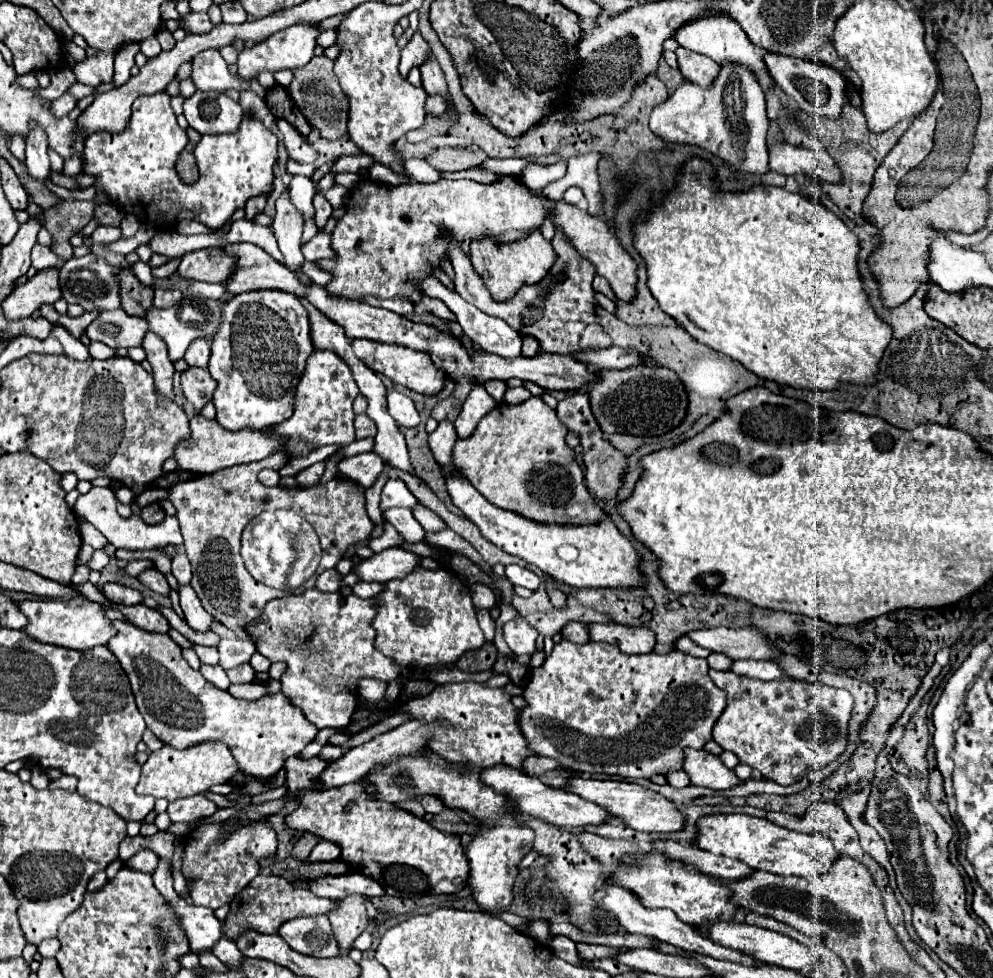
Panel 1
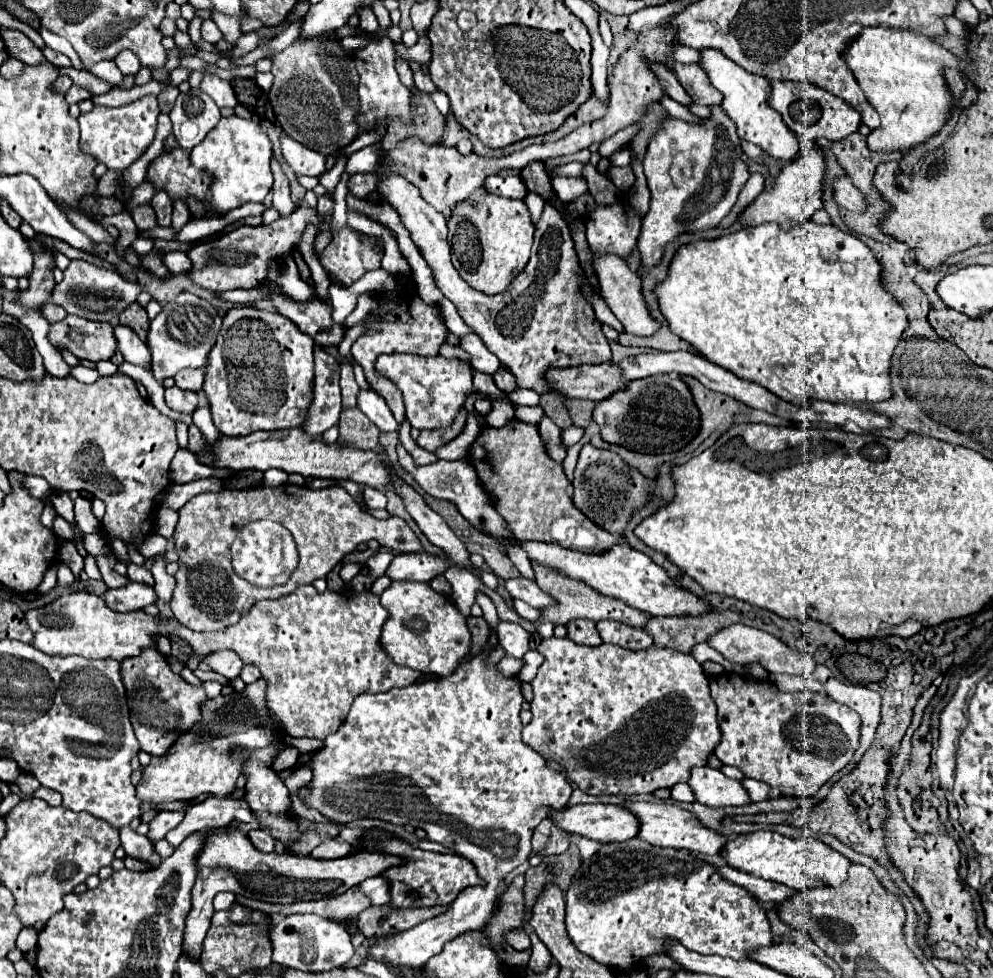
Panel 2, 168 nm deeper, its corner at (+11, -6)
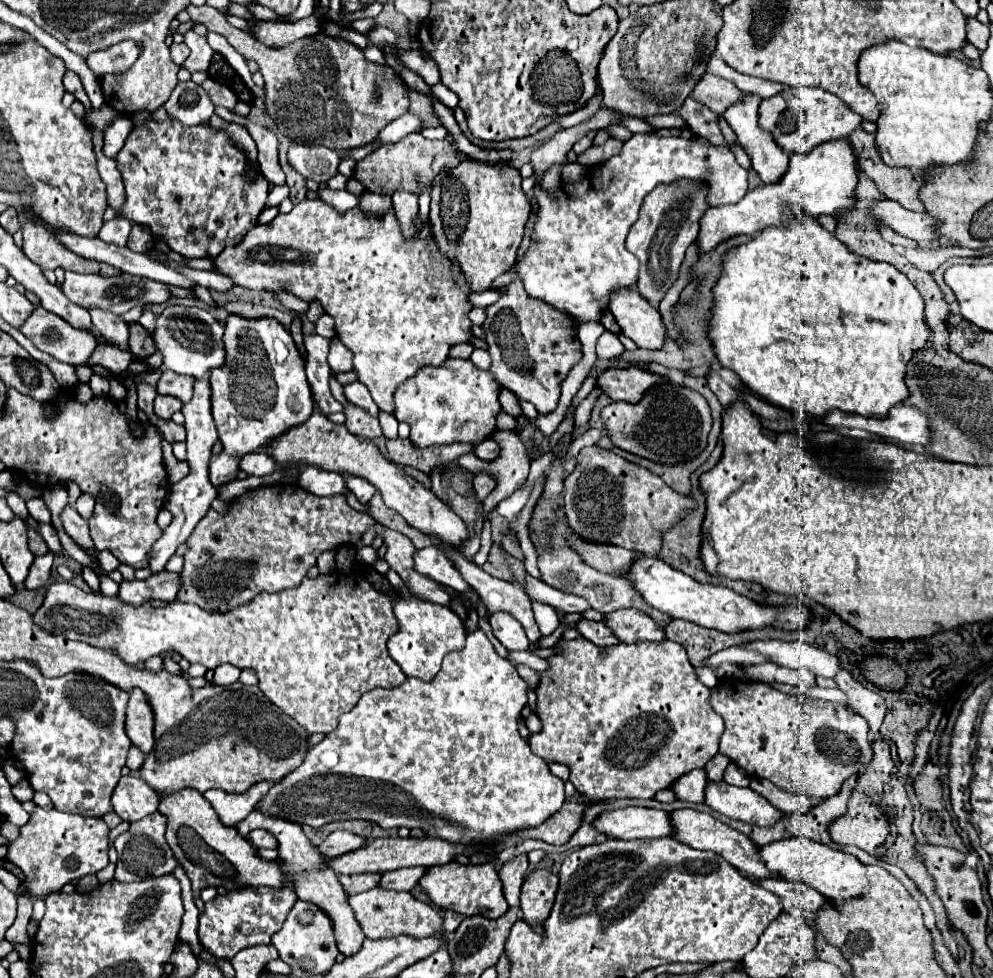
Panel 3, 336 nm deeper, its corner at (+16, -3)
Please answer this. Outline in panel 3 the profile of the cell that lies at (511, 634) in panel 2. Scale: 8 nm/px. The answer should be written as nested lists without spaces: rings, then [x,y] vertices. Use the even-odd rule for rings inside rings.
[[[492,613],[490,625],[496,635],[496,639],[508,649],[508,651],[528,651],[530,643],[526,637],[526,631],[522,625],[508,613]]]

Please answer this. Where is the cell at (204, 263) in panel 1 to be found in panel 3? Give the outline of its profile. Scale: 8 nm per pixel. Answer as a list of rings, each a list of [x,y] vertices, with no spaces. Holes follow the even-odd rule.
[[[304,199],[286,215],[274,217],[266,225],[256,225],[250,233],[232,247],[226,247],[216,255],[214,269],[220,275],[226,275],[234,285],[248,289],[266,289],[278,291],[280,287],[292,291],[304,301],[320,301],[324,311],[336,321],[336,335],[340,341],[354,353],[354,371],[358,381],[364,383],[376,405],[394,413],[394,391],[408,377],[412,377],[424,365],[440,365],[448,359],[450,345],[470,341],[472,323],[468,321],[468,303],[466,293],[470,291],[460,267],[448,263],[436,247],[436,243],[424,243],[418,237],[422,229],[422,219],[416,221],[414,241],[404,241],[400,225],[394,213],[384,217],[364,215],[358,207],[346,213],[338,213],[322,201]]]

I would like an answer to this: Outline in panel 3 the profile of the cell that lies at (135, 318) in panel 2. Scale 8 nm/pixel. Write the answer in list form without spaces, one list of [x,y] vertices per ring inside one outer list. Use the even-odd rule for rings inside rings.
[[[130,323],[128,327],[130,327],[130,351],[136,357],[148,357],[148,355],[152,355],[156,349],[154,349],[150,333],[140,323]]]

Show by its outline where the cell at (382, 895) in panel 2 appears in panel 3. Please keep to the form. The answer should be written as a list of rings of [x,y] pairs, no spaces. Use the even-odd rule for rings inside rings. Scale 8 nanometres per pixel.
[[[408,867],[408,869],[386,871],[386,873],[382,873],[378,887],[392,889],[392,891],[412,891],[422,875],[424,875],[424,867]]]

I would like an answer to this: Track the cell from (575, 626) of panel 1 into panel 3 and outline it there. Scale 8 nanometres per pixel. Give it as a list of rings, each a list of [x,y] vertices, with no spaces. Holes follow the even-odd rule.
[[[580,619],[574,629],[584,637],[588,639],[590,643],[594,645],[600,645],[600,647],[606,647],[606,645],[616,645],[618,639],[612,635],[612,631],[608,631],[608,627],[600,621],[588,621],[588,619]]]

